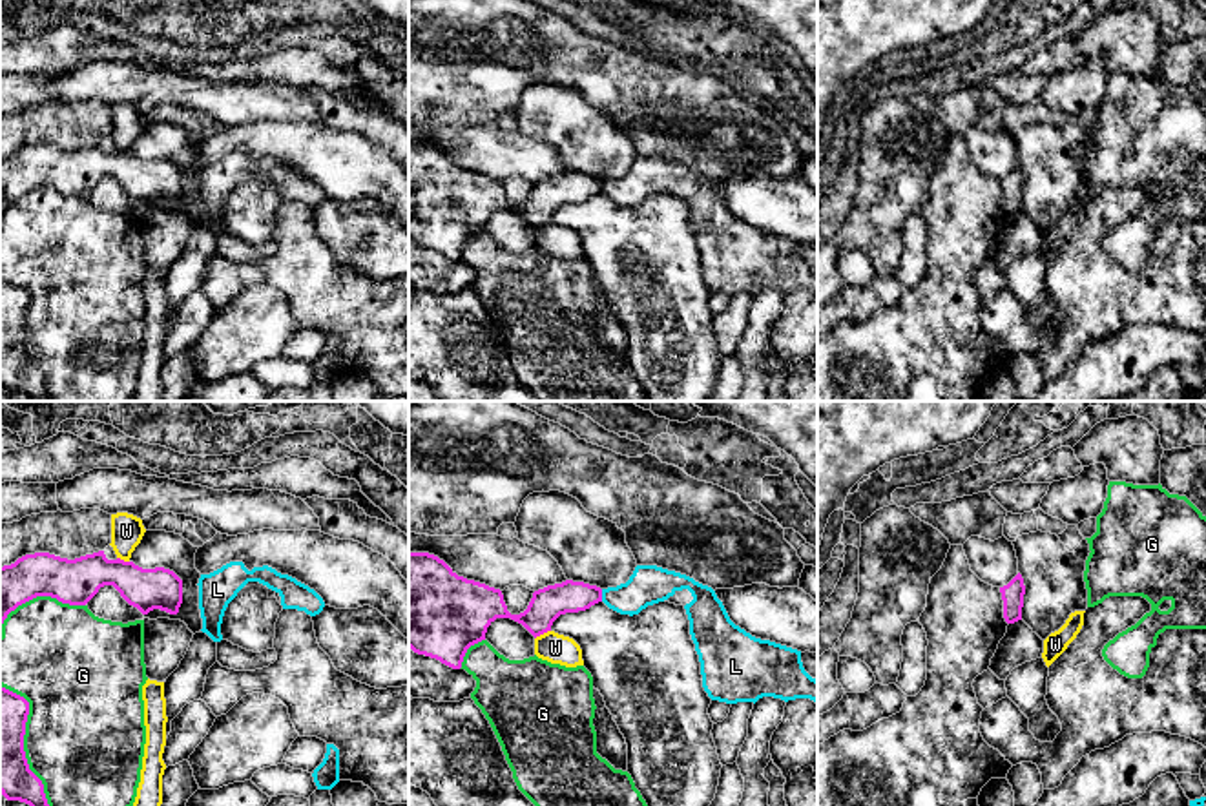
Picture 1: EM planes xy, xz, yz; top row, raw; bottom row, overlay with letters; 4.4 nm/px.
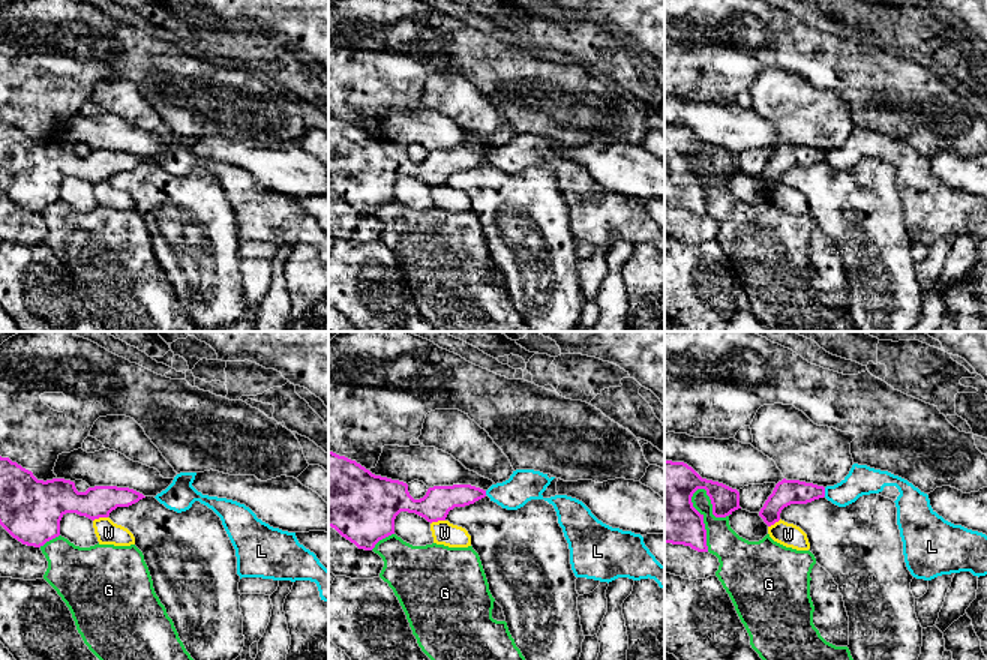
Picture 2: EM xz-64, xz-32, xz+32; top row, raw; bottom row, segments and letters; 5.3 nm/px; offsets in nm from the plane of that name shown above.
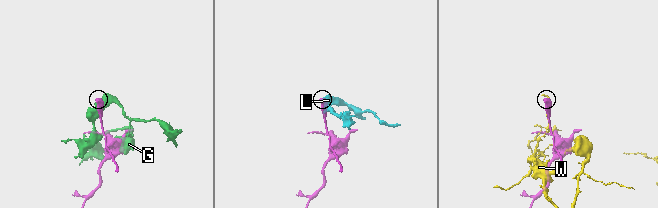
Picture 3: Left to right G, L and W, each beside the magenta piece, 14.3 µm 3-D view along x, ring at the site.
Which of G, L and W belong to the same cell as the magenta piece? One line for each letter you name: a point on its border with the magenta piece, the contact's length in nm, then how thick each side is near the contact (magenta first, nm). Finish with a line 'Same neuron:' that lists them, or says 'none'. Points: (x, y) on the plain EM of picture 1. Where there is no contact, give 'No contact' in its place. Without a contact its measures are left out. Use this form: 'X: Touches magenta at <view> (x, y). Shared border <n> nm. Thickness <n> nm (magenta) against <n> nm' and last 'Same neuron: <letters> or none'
Same neuron: none

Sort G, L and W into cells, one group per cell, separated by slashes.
G / L / W

